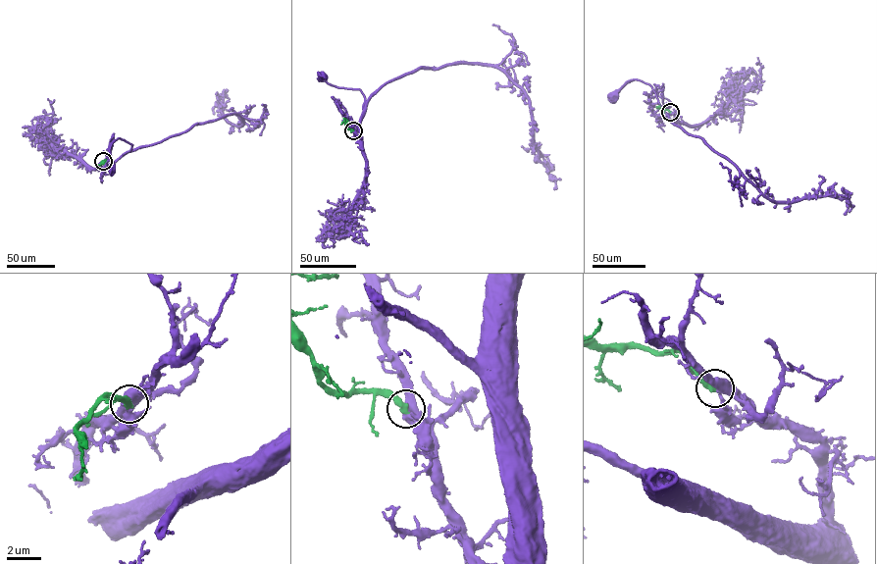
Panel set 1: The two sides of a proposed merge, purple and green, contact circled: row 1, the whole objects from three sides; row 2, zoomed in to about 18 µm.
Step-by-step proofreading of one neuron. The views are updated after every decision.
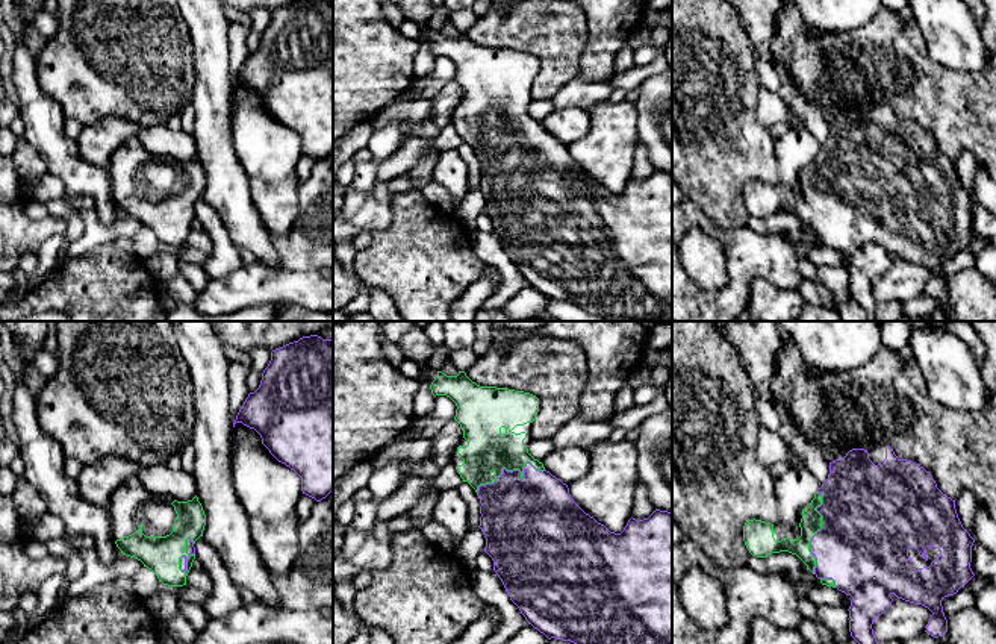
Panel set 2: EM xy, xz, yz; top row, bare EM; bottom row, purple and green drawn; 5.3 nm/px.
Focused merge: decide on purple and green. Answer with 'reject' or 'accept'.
accept

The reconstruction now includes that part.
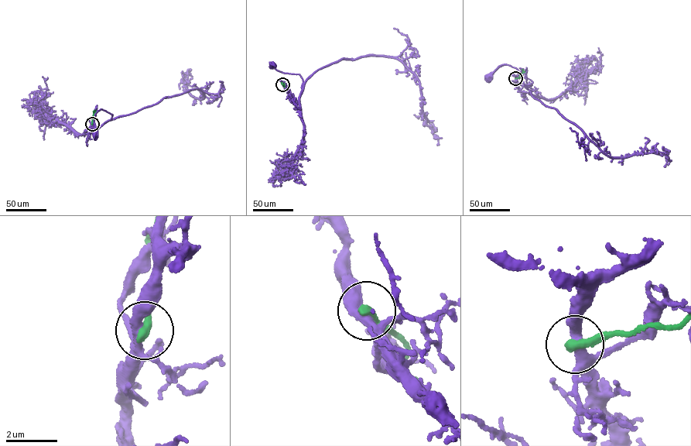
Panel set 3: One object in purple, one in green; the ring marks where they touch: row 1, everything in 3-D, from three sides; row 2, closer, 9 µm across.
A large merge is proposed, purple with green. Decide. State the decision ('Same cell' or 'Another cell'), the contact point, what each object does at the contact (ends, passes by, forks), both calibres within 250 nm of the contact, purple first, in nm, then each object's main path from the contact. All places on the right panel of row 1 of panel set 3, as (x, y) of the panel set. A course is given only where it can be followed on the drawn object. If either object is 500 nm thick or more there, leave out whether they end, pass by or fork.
Another cell. Place: (515, 78). At the ring purple forks. At the ring green ends. Thickness 320 nm (purple) against 380 nm. Course of purple: (515, 78), (518, 88), (530, 94), (518, 70), (508, 65), (499, 66), (489, 77). Course of green: (515, 78), (519, 77), (523, 69)

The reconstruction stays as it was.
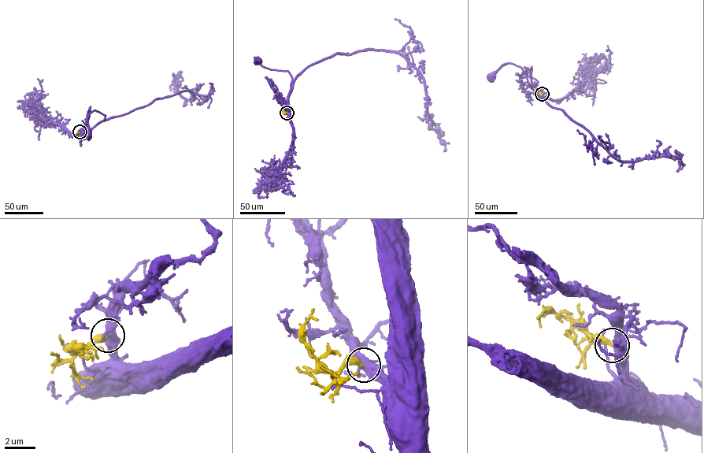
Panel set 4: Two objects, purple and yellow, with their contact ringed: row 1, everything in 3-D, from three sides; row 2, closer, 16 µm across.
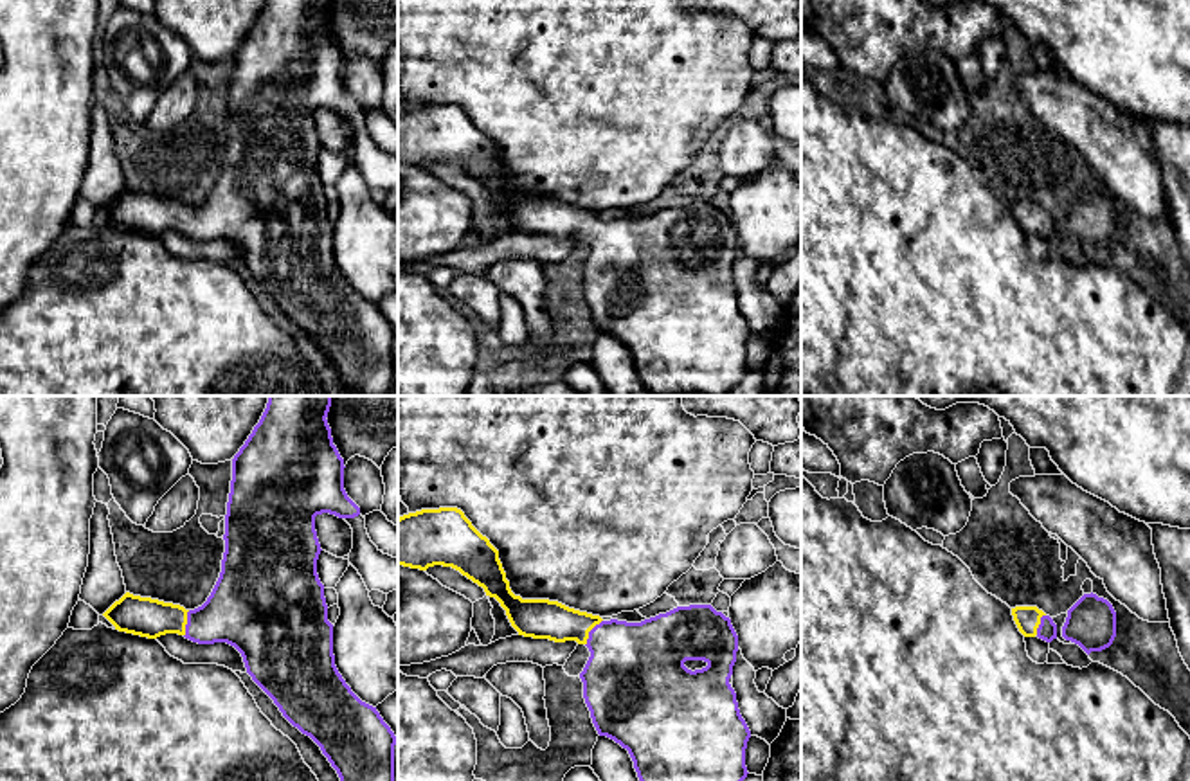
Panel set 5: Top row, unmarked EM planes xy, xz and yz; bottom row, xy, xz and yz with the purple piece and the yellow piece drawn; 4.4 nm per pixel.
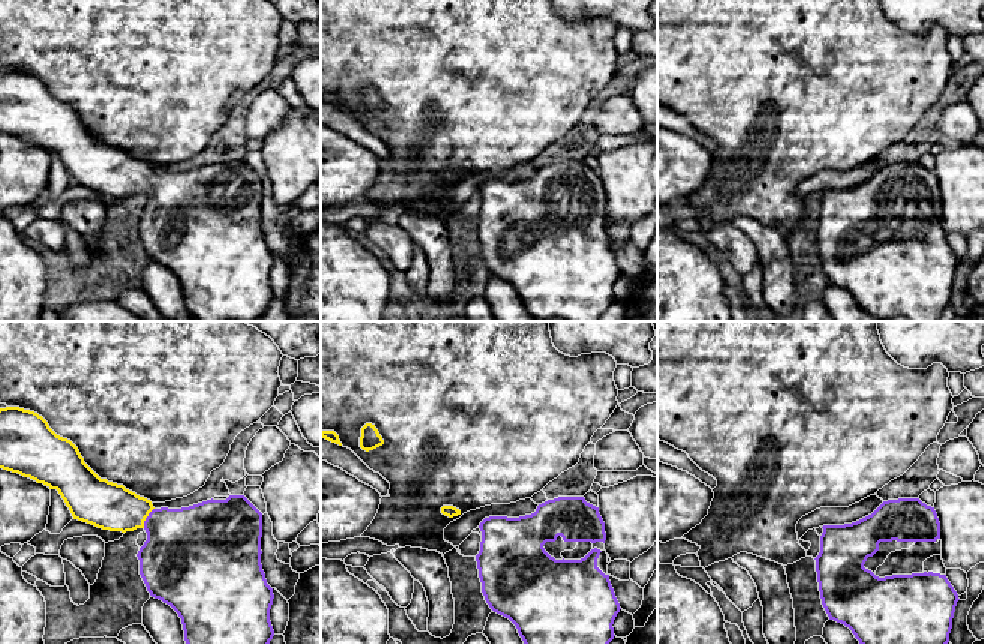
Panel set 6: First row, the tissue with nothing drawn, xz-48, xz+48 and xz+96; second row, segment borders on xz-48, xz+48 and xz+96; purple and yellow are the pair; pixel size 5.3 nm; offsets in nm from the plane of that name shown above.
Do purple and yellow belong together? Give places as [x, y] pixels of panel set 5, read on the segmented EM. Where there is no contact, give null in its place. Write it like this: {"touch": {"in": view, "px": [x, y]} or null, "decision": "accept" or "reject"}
{"touch": {"in": "xz", "px": [589, 632]}, "decision": "accept"}

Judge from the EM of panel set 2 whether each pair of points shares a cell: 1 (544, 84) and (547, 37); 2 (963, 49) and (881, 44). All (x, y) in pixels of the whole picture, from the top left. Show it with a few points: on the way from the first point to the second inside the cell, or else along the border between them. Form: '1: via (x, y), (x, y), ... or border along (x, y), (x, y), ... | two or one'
1: via (547, 71), (547, 49) | one
2: border along (913, 21), (924, 40), (925, 52), (954, 70) | two

